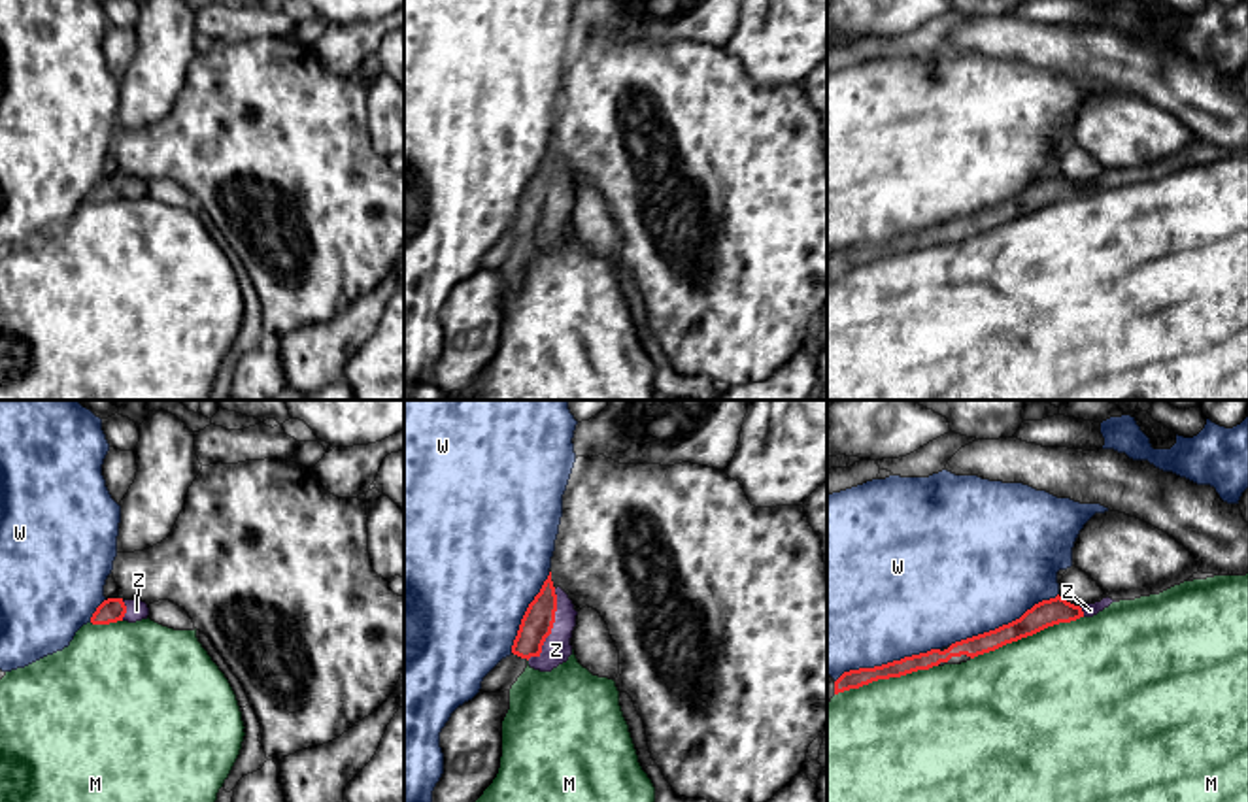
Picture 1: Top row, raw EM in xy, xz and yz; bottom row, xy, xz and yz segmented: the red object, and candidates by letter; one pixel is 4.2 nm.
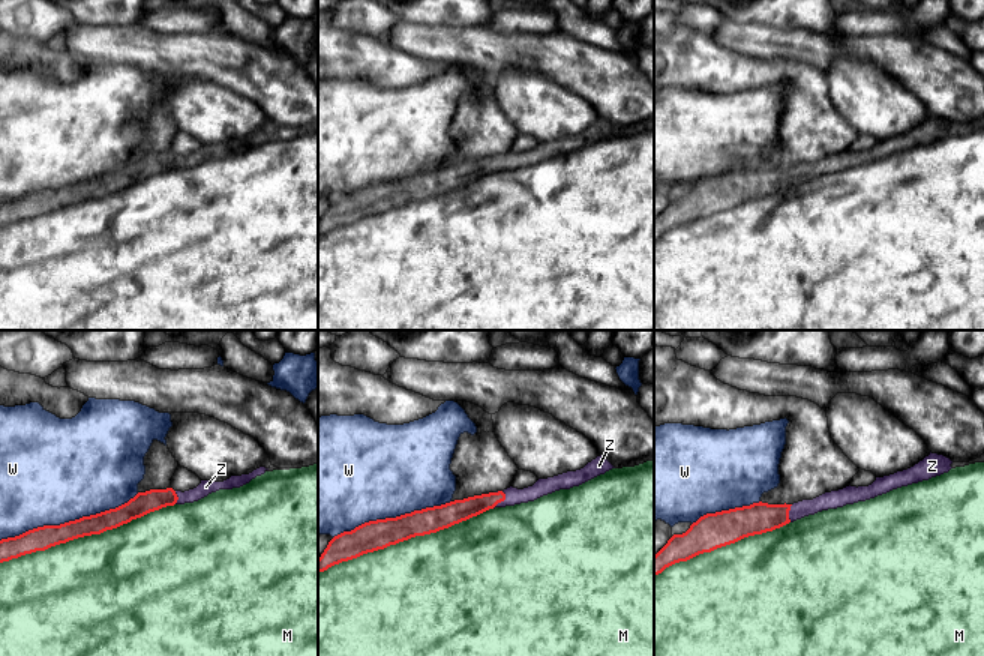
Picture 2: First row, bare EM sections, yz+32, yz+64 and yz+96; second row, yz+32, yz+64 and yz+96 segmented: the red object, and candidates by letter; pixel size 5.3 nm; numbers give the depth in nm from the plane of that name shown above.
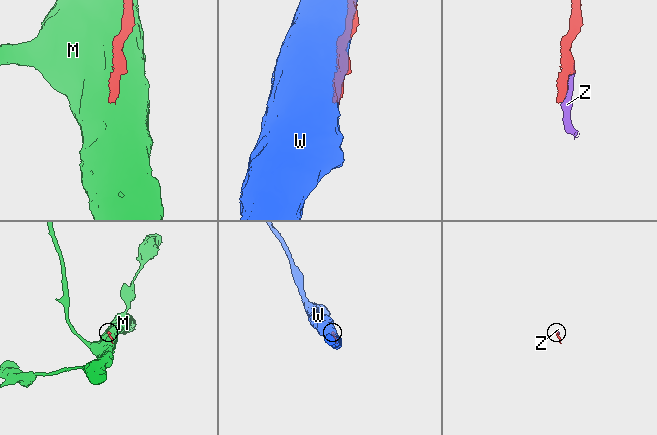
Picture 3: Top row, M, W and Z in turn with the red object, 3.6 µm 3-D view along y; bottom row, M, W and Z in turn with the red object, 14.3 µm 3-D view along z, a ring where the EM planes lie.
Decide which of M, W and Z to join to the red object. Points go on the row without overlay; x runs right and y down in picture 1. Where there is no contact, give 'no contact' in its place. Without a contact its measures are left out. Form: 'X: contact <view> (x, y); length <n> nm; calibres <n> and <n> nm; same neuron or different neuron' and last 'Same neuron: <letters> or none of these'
M: contact yz (1026, 214); length 500 nm; calibres 120 and 500 nm; different neuron
W: contact yz (1003, 202); length 500 nm; calibres 120 and 500 nm; different neuron
Z: contact xz (552, 204); length 320 nm; calibres 140 and 120 nm; same neuron
Same neuron: Z

